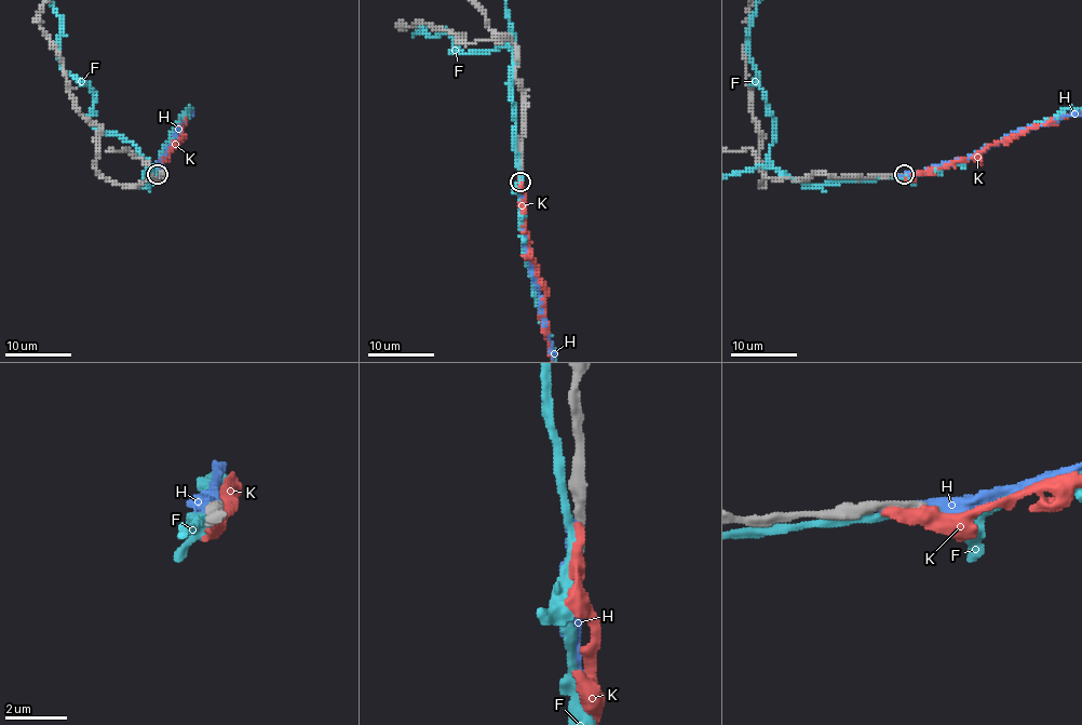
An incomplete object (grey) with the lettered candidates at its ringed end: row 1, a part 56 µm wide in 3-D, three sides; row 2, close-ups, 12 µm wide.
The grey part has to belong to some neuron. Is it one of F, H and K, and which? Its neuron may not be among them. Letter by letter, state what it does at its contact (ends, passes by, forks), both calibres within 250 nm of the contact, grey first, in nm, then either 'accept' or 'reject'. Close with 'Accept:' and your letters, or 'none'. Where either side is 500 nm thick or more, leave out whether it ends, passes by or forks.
F: it passes by; 320 nm thick on the grey side, 240 nm on the other; reject
H: it ends there; 340 nm thick on the grey side, 340 nm on the other; reject
K: it ends there; 320 nm thick on the grey side, 480 nm on the other; reject
Accept: none

